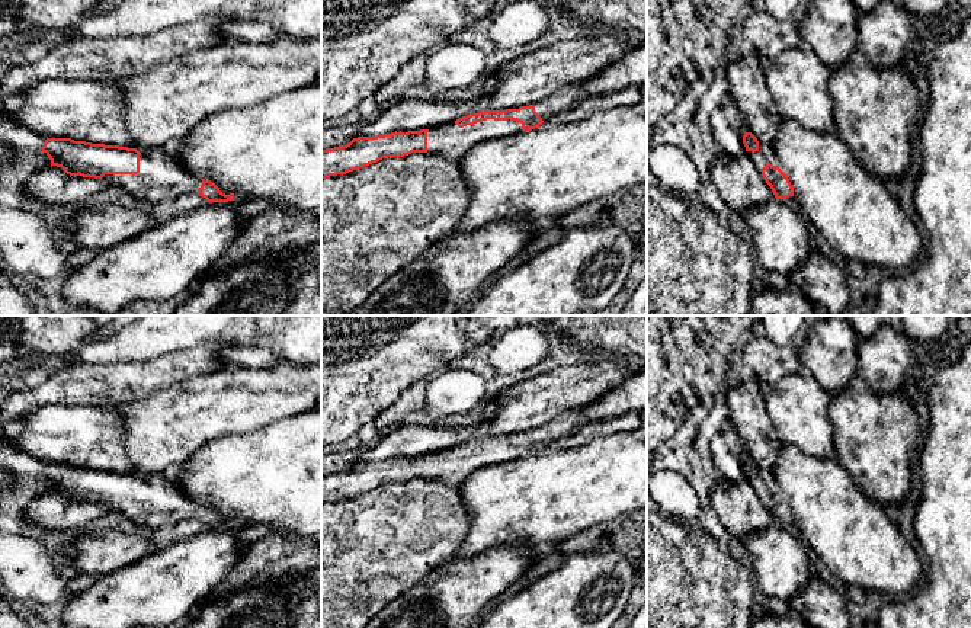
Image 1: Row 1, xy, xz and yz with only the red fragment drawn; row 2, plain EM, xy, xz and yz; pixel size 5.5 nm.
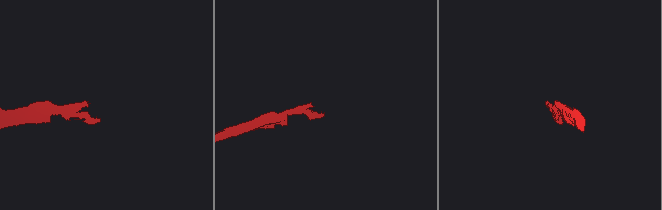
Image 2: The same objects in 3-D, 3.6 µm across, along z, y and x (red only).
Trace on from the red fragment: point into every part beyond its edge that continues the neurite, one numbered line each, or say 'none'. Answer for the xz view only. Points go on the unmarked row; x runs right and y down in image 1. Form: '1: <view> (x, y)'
1: xz (570, 429)
2: xz (449, 465)

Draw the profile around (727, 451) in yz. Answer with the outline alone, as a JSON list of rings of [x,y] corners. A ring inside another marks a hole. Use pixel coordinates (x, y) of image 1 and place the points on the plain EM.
[[[730,424],[712,438],[709,448],[712,462],[720,470],[722,478],[736,484],[747,481],[743,470],[744,448]]]

